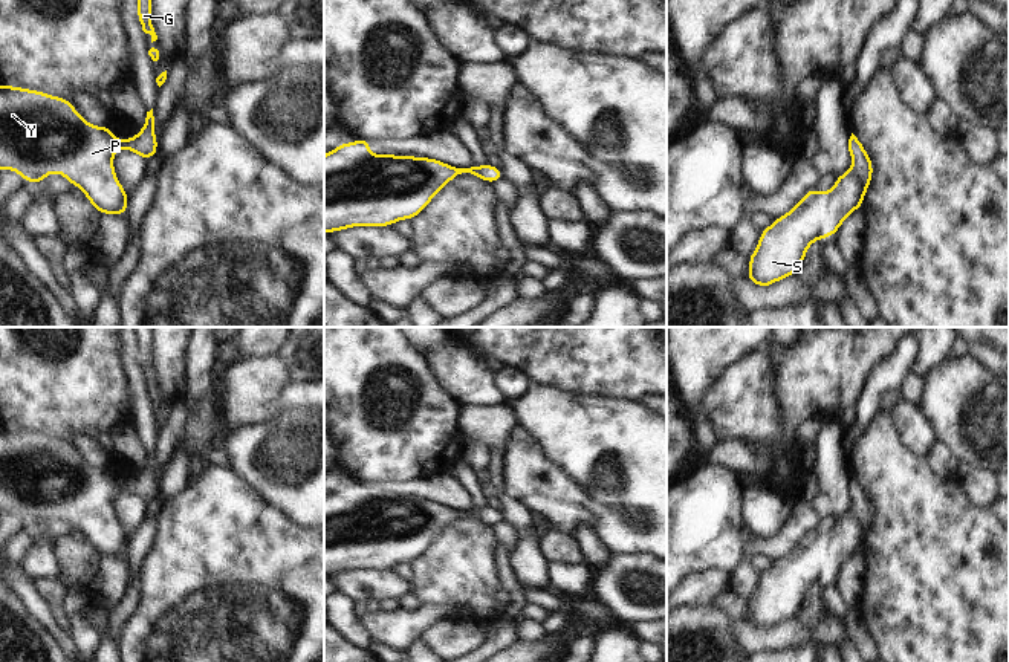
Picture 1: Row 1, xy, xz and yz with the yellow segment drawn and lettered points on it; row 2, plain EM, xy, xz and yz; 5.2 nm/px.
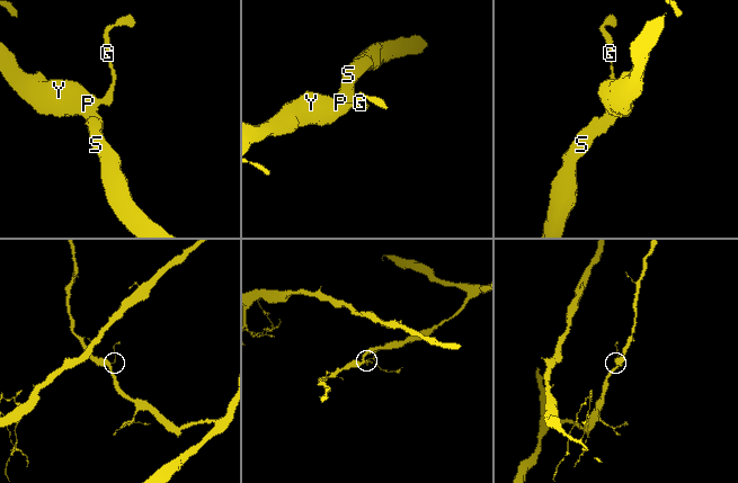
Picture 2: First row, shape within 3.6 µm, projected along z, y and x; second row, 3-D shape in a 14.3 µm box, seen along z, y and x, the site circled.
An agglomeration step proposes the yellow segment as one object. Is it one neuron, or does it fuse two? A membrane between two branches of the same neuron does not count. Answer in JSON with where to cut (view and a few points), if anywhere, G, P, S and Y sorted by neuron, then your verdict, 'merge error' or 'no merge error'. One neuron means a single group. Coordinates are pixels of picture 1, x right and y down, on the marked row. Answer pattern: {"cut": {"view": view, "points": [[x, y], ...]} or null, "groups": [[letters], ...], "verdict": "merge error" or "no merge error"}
{"cut": null, "groups": [["G", "P", "S", "Y"]], "verdict": "no merge error"}

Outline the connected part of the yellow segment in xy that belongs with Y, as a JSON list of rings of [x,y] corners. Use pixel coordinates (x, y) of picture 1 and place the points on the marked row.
[[[0,86],[0,170],[12,170],[24,182],[43,183],[46,176],[58,173],[66,177],[72,187],[83,190],[86,199],[99,214],[125,216],[128,194],[116,177],[113,156],[119,148],[128,150],[150,159],[157,154],[157,136],[154,135],[153,109],[147,112],[141,131],[128,139],[116,139],[112,128],[89,124],[73,107],[72,101],[54,96],[44,92],[23,89],[17,86]]]

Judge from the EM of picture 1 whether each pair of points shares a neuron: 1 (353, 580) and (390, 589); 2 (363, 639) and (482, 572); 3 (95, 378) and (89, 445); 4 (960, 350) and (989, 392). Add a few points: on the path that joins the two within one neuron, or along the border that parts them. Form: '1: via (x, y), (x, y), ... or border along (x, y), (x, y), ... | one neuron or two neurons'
1: via (363, 583), (381, 583) | one neuron
2: border along (360, 619), (373, 639) | two neurons
3: border along (94, 434), (77, 433), (71, 442) | two neurons
4: border along (968, 353), (959, 360), (947, 360) | two neurons

